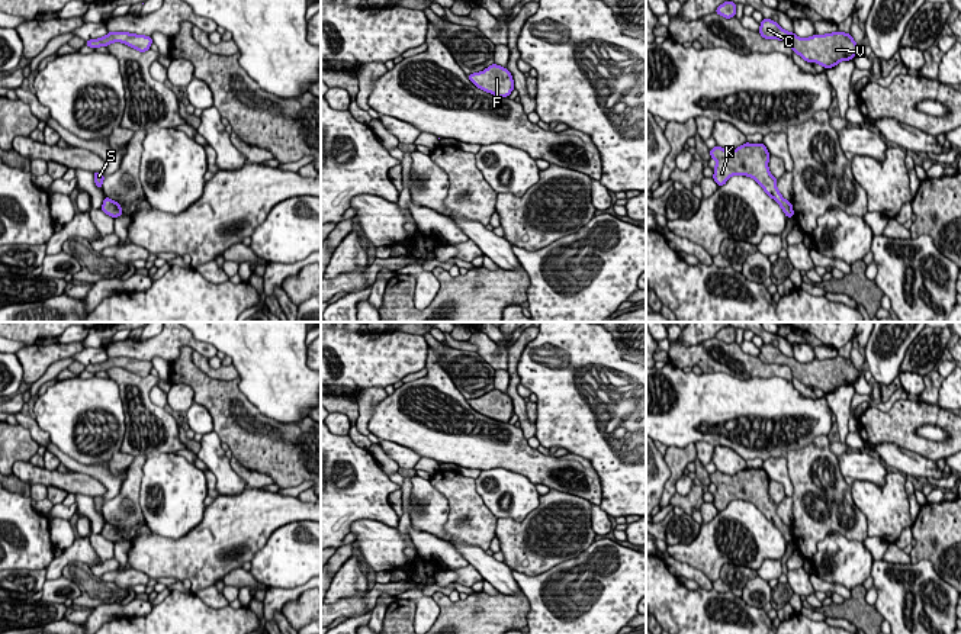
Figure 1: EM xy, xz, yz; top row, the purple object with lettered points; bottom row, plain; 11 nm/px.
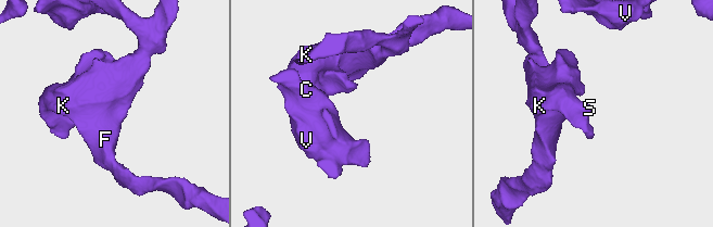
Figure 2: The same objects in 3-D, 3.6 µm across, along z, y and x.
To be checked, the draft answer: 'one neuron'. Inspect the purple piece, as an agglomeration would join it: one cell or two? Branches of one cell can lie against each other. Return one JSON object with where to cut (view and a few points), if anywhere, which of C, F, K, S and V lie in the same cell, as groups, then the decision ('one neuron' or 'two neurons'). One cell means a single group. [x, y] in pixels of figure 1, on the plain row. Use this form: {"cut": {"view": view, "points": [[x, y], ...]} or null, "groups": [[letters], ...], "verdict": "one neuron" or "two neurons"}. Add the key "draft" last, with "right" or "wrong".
{"cut": null, "groups": [["C", "F", "K", "S", "V"]], "verdict": "one neuron", "draft": "right"}

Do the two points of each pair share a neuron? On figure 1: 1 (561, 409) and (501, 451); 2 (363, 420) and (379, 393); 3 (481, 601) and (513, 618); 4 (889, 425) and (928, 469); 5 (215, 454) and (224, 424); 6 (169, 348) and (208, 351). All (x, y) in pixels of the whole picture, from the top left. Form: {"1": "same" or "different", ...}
{"1": "different", "2": "same", "3": "same", "4": "different", "5": "different", "6": "same"}

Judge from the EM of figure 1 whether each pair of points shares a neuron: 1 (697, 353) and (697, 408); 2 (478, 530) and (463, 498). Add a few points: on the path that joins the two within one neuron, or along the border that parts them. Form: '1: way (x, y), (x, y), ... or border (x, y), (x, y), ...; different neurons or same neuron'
1: border (703, 372), (725, 372), (736, 379); different neurons
2: way (472, 523), (472, 517), (465, 505); same neuron

